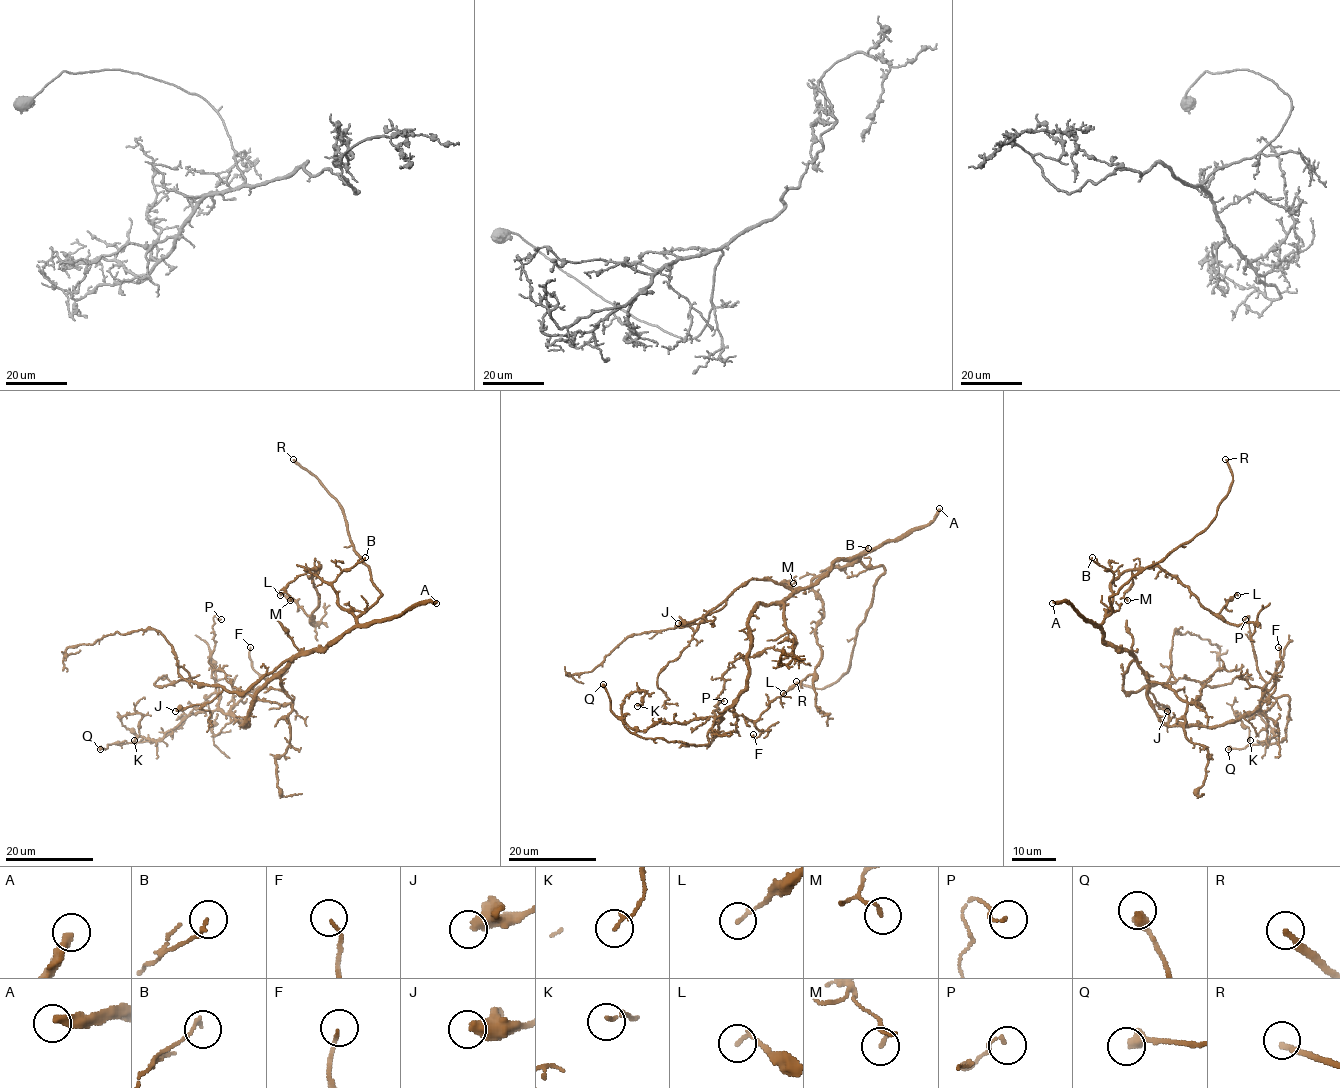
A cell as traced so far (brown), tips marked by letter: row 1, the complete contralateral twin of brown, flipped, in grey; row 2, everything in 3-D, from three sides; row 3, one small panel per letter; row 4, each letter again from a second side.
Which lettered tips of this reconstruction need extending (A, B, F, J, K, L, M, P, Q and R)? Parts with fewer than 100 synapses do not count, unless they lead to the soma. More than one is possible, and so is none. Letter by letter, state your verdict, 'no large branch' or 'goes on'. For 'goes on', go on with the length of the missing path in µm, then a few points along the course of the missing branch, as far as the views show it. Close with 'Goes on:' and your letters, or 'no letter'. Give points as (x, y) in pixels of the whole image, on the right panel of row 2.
A: goes on | 120 µm
B: no large branch
F: no large branch
J: no large branch
K: no large branch
L: no large branch
M: no large branch
P: no large branch
Q: no large branch
R: no large branch
Goes on: A

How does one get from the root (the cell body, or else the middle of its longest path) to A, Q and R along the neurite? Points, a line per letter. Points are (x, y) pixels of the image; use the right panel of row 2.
A: (1147, 674), (1128, 652), (1105, 642), (1101, 630), (1070, 604), (1052, 603)
Q: (1147, 674), (1147, 700), (1170, 726), (1223, 726), (1251, 715), (1264, 693), (1289, 697), (1283, 741), (1228, 749)
R: (1147, 674), (1128, 652), (1103, 640), (1101, 625), (1112, 609), (1110, 597), (1209, 524), (1232, 481), (1225, 459)

